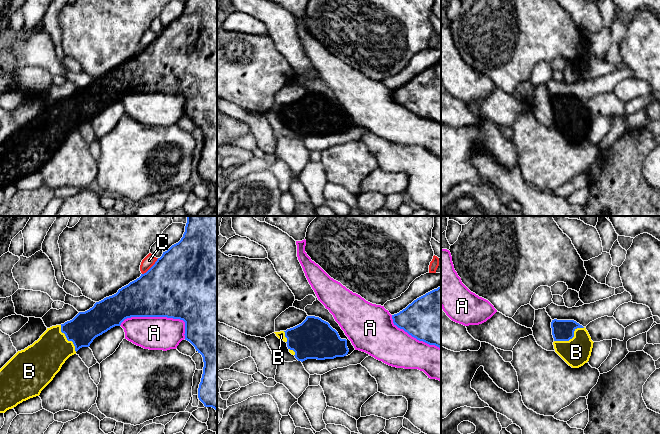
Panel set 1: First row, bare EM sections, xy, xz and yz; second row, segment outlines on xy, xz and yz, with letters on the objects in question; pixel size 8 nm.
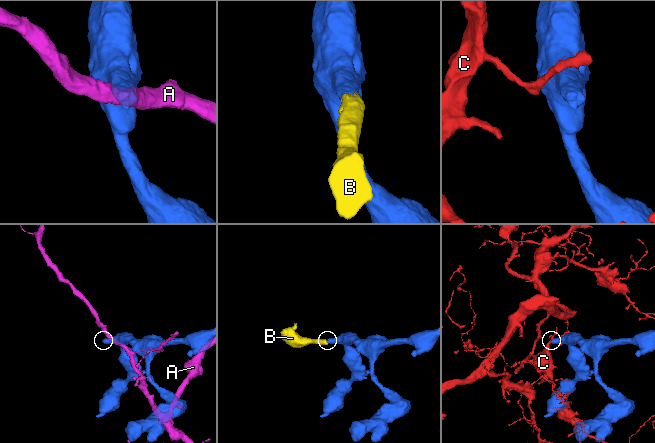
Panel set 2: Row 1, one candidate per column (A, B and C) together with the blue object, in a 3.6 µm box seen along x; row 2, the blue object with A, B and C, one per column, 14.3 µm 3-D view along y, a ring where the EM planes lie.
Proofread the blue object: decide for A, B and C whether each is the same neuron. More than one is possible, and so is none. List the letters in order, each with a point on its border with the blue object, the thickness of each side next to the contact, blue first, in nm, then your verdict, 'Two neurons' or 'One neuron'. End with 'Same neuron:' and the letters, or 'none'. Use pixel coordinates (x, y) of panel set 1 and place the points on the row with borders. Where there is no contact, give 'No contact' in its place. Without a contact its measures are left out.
A: Touches blue at xy (160, 316). Thickness 480 nm (blue) against 280 nm. Two neurons
B: Touches blue at yz (571, 338). Thickness 180 nm (blue) against 220 nm. One neuron
C: Touches blue at xy (151, 267). Thickness 500 nm (blue) against 90 nm. Two neurons
Same neuron: B

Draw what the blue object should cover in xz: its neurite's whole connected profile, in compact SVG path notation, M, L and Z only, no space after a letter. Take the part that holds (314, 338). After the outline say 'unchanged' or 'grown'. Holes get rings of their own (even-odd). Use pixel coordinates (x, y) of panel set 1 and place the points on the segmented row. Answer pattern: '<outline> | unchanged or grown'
M307 316L301 324L274 333L287 343L289 352L301 362L344 357L349 352L347 340L341 339L328 322L319 317Z | grown

